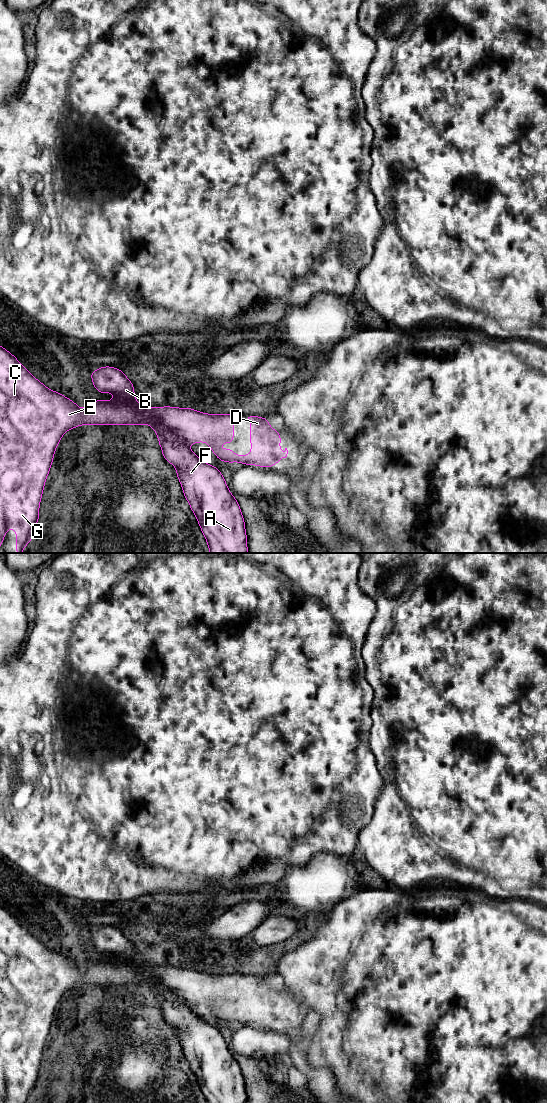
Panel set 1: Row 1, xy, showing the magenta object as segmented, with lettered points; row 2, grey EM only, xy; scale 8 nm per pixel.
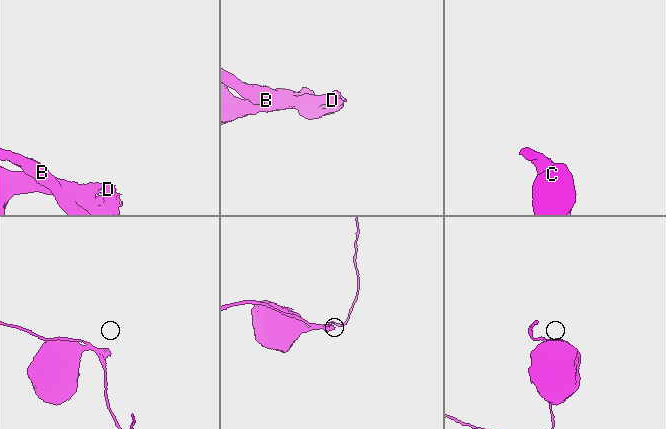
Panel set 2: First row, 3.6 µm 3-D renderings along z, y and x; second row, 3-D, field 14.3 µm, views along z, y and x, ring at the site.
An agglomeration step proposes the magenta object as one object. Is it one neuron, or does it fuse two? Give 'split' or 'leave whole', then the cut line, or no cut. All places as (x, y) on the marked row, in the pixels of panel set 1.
split; cut in xy along (150, 425), (164, 426), (184, 442)

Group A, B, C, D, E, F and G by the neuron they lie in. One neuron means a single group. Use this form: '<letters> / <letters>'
A B F / C D E G

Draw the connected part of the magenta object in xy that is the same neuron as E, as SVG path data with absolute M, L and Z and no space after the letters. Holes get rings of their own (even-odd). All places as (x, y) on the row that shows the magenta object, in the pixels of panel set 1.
M0 345L0 548L6 537L7 529L16 530L16 553L23 553L25 546L30 544L33 538L34 528L40 519L39 508L41 498L45 488L45 481L54 460L55 450L67 431L81 425L138 426L141 424L165 427L190 445L205 442L209 445L213 454L220 461L226 463L238 462L243 465L272 468L282 458L286 458L288 454L287 448L285 448L283 453L280 452L281 448L279 446L282 445L281 434L269 425L267 418L260 416L244 415L240 413L216 415L199 412L191 407L150 407L144 404L136 406L132 403L122 402L118 398L113 398L110 402L105 398L90 401L83 410L73 400L70 400L59 392L47 388L41 381L36 379L12 353ZM241 418L248 418L250 420L250 445L252 447L250 454L235 455L233 449L219 449L218 445L221 443L234 442L234 422L236 419L240 421Z

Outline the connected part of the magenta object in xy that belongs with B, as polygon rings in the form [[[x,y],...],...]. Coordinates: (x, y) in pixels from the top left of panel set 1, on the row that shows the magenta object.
[[[102,366],[97,370],[90,371],[90,376],[93,386],[98,392],[104,395],[107,392],[111,392],[115,398],[122,402],[139,405],[134,393],[134,384],[121,369],[112,366]]]

